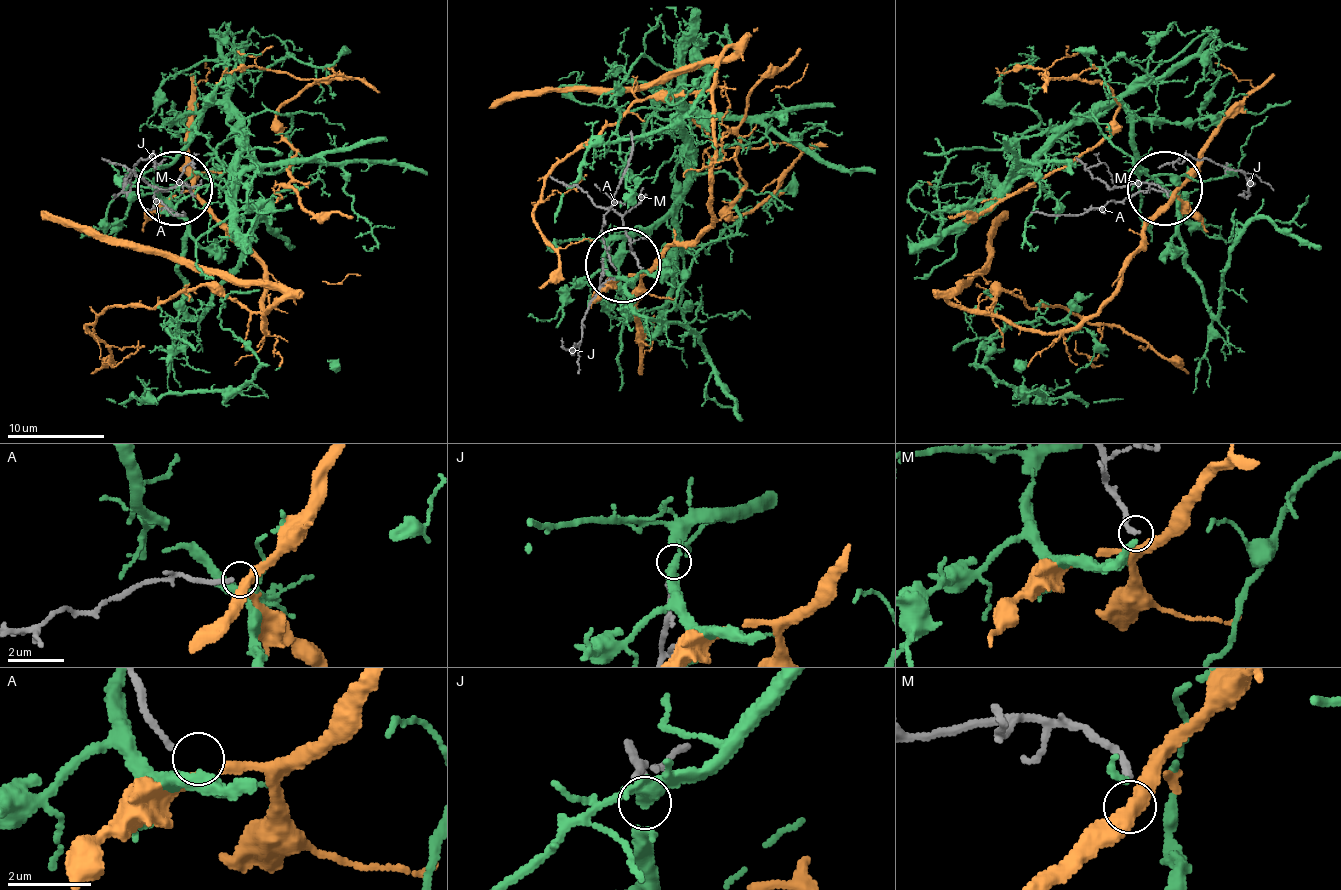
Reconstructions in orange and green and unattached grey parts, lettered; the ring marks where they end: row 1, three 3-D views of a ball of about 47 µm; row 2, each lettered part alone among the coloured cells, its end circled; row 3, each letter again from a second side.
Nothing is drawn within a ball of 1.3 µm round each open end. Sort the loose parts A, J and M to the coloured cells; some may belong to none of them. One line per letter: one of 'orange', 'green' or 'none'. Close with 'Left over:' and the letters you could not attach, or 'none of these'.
A: orange
J: green
M: none
Left over: M

